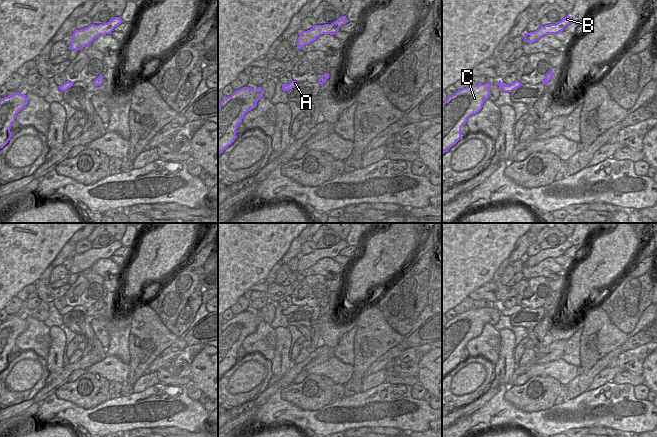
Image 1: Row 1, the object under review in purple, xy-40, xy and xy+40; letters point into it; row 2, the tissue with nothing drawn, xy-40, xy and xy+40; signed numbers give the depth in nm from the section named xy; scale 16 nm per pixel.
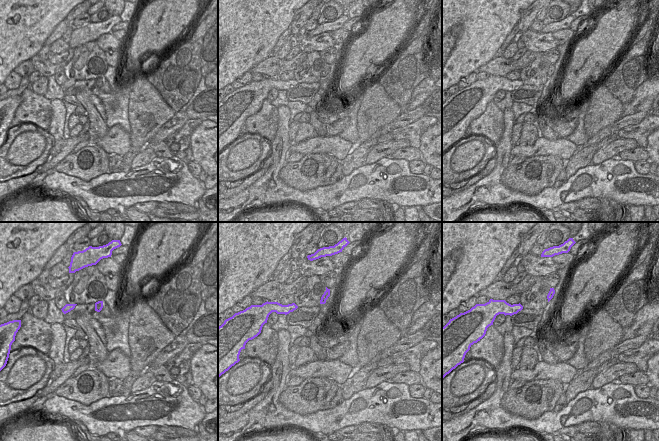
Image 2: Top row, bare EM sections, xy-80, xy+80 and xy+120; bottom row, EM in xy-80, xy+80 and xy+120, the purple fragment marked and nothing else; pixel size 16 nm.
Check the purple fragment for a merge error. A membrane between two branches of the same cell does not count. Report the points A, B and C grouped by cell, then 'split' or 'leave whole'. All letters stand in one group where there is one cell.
A B C; leave whole

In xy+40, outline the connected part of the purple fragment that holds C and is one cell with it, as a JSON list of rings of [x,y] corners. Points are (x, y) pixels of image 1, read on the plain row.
[[[491,307],[471,308],[442,327],[442,379],[463,362],[461,352],[471,339],[482,333],[490,314]]]

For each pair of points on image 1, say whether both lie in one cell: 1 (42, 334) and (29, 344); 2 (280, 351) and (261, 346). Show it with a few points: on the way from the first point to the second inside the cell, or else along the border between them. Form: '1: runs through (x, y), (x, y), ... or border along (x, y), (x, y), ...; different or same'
1: runs through (39, 334), (32, 341); same
2: border along (275, 329), (275, 354), (269, 364); different

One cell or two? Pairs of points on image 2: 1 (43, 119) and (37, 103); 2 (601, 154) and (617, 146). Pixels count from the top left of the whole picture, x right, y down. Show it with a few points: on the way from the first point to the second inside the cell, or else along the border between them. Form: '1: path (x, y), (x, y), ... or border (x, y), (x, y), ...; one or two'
1: path (40, 115), (37, 107); one
2: path (605, 153), (613, 149); one

